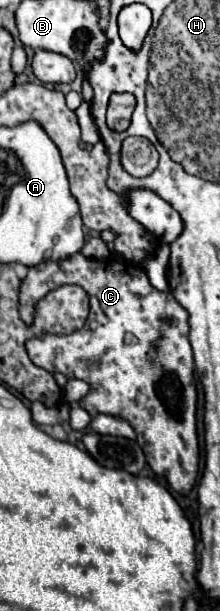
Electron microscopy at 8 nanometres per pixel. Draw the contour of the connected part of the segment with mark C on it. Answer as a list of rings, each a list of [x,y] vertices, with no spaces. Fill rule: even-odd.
[[[80,252],[58,260],[58,262],[42,262],[38,266],[28,268],[26,278],[20,284],[20,316],[30,322],[34,314],[34,304],[44,298],[50,290],[62,284],[82,286],[90,296],[90,314],[84,330],[78,330],[68,336],[40,336],[26,342],[26,350],[30,360],[48,370],[50,374],[62,372],[66,378],[80,378],[90,384],[90,392],[80,400],[80,406],[90,414],[112,414],[120,416],[138,434],[138,444],[148,456],[146,462],[154,474],[162,476],[168,486],[186,496],[198,476],[200,462],[200,446],[198,446],[198,428],[196,428],[196,406],[198,406],[198,390],[194,380],[194,356],[188,342],[188,316],[186,310],[174,300],[170,292],[160,292],[150,286],[146,272],[140,264],[120,262],[120,260],[90,260]],[[132,332],[138,338],[138,344],[124,344],[124,334]]]

